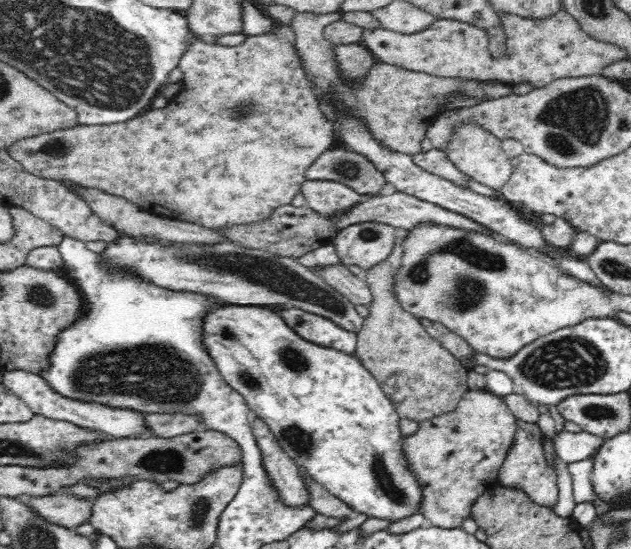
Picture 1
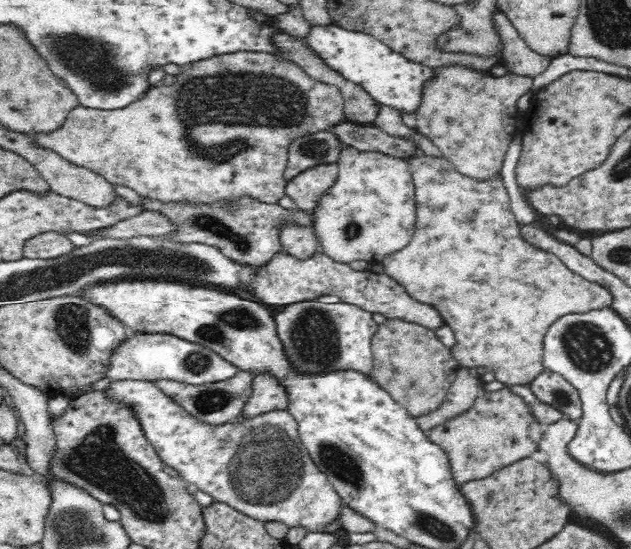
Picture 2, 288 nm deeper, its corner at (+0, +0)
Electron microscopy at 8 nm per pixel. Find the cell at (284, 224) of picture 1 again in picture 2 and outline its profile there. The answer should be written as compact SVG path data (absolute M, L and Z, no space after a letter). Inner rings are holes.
M144 212L140 216L118 222L116 226L88 230L84 236L92 242L96 240L132 240L132 238L168 238L174 232L172 222L168 222L162 214Z

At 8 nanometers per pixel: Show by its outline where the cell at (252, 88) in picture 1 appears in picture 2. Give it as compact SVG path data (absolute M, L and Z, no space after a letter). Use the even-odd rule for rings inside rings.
M236 52L184 66L174 84L152 86L138 102L126 108L92 110L78 106L68 114L60 130L34 134L34 138L38 146L56 150L68 162L98 172L110 184L128 186L142 198L208 204L250 196L264 204L276 204L286 196L288 180L284 178L284 170L290 144L304 134L334 130L344 120L344 96L338 86L312 78L302 66L280 54Z

